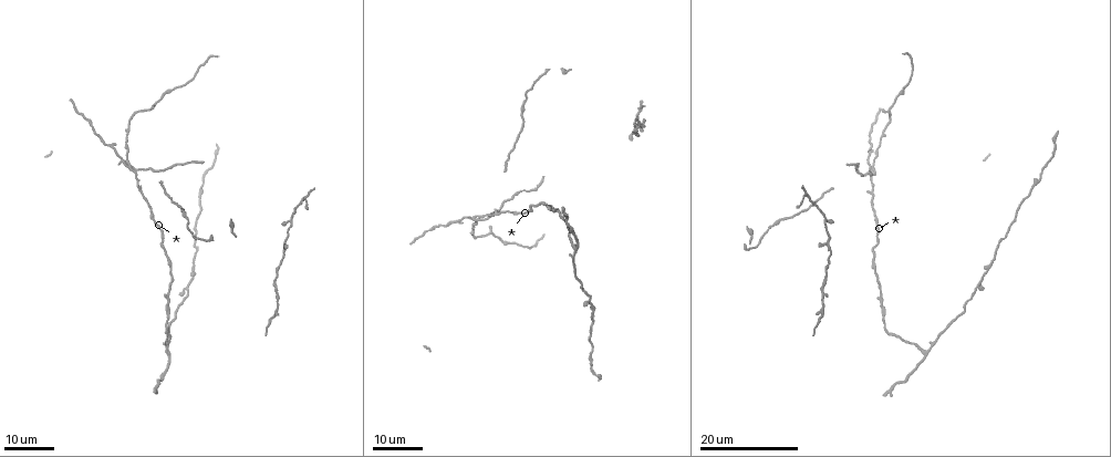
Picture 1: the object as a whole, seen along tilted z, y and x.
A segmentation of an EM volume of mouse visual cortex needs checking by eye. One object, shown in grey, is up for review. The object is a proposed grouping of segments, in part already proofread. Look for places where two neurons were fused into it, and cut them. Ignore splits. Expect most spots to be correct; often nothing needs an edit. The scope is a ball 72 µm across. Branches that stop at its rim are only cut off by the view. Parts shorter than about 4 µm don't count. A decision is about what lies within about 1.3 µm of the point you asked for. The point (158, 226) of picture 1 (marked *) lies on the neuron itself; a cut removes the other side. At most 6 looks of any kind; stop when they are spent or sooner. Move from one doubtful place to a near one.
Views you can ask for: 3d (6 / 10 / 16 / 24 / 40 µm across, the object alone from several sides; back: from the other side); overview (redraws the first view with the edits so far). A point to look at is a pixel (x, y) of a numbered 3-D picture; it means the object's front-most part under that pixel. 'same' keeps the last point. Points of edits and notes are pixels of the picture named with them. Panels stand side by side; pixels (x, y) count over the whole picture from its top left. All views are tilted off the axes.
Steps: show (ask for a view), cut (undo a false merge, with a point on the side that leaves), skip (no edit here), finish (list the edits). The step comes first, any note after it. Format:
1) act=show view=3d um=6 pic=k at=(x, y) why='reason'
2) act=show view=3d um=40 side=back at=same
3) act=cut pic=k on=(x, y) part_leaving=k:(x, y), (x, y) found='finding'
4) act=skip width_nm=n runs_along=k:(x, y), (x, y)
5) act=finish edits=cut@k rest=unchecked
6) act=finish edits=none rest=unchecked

act=show view=3d um=16 pic=1 at=(826, 246) why='small branch off a trunk'

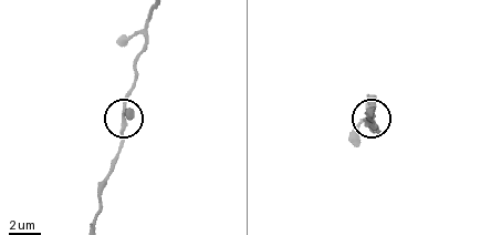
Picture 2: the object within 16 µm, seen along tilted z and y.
act=show view=3d um=6 pic=2 at=(123, 114)

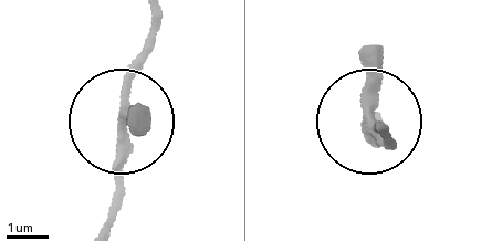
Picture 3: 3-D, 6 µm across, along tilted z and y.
act=skip found='one neuron here'

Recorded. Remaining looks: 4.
act=show view=3d um=24 pic=1 at=(478, 221) why='four or more arms meet'

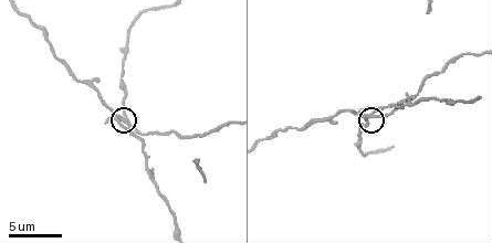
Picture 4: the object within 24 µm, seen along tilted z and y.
act=show view=3d um=6 pic=4 at=(366, 116)

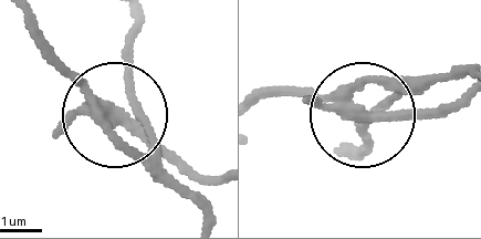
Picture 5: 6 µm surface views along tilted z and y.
act=cut pic=5 on=(401, 117) side_arm_um=37 part_leaving=5:(352, 103), (464, 101) found='a second neuron is stuck on'

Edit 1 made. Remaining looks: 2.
act=show view=3d um=24 pic=1 at=(169, 353) why='a fork'

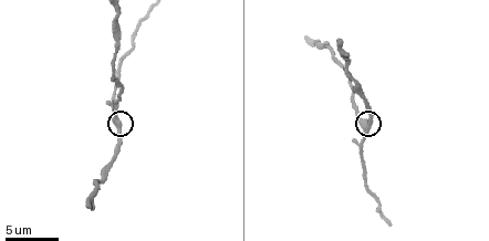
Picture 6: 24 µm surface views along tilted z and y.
act=show view=3d um=6 pic=6 at=(368, 126) why='zoom in'

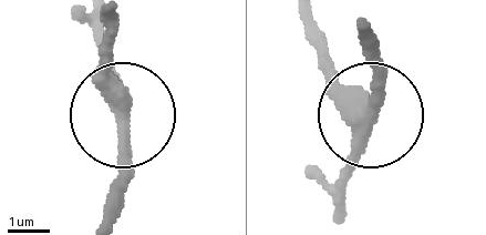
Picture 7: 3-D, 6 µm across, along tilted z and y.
act=skip arms=3 runs_along=7:(112, 16), (99, 72), (120, 129), (124, 195) found='all the same neuron'

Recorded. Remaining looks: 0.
act=finish edits=cut@5 rest=unchecked

